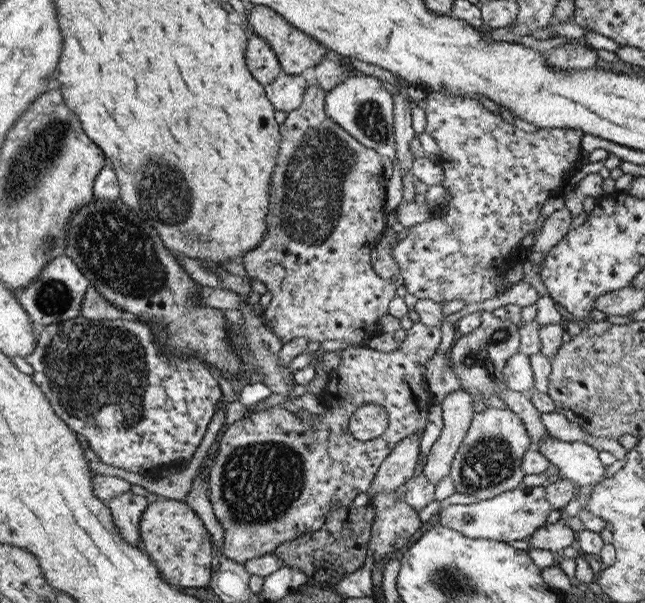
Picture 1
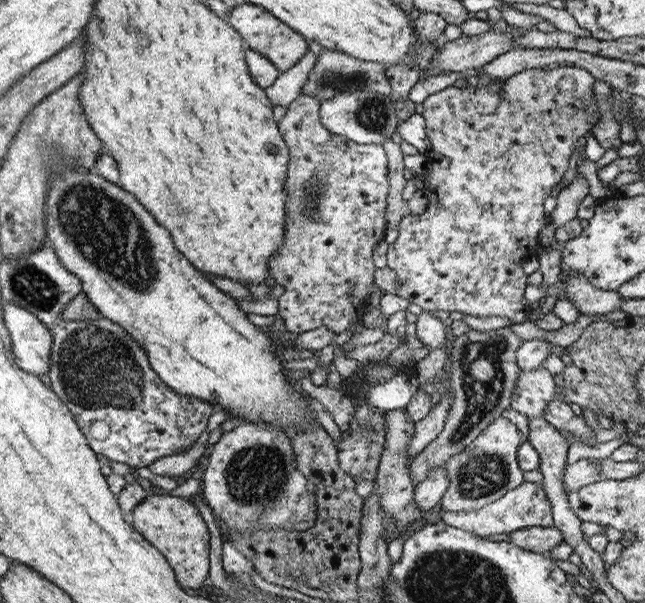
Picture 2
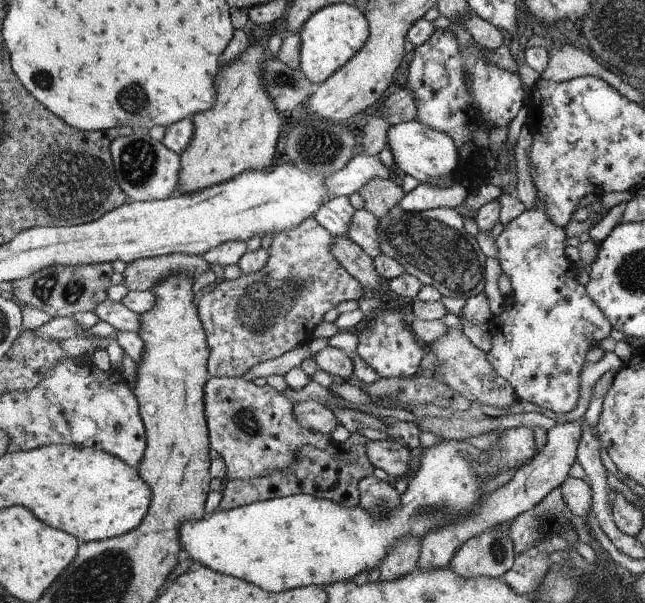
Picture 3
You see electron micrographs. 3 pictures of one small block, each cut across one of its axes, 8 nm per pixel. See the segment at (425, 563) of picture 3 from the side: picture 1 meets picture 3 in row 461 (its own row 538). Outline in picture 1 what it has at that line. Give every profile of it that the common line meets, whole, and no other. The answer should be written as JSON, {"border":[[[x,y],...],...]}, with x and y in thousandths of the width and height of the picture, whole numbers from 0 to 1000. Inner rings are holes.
{"border":[[[868,862],[862,867],[848,867],[840,876],[834,876],[822,892],[816,892],[822,909],[842,909],[860,920],[876,909],[887,907],[890,896],[893,896],[893,881]]]}

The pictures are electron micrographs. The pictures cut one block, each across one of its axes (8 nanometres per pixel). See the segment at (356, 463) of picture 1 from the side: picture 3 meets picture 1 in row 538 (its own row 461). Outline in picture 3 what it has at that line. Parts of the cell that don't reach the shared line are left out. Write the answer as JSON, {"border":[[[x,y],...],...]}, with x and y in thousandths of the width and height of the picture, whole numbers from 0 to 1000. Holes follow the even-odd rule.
{"border":[[[329,625],[319,632],[315,643],[318,695],[324,713],[324,735],[347,761],[355,794],[389,794],[422,786],[426,779],[454,774],[457,753],[468,738],[484,738],[504,745],[518,736],[515,726],[499,718],[490,718],[462,703],[454,685],[454,670],[416,638],[398,640],[378,625]]]}

